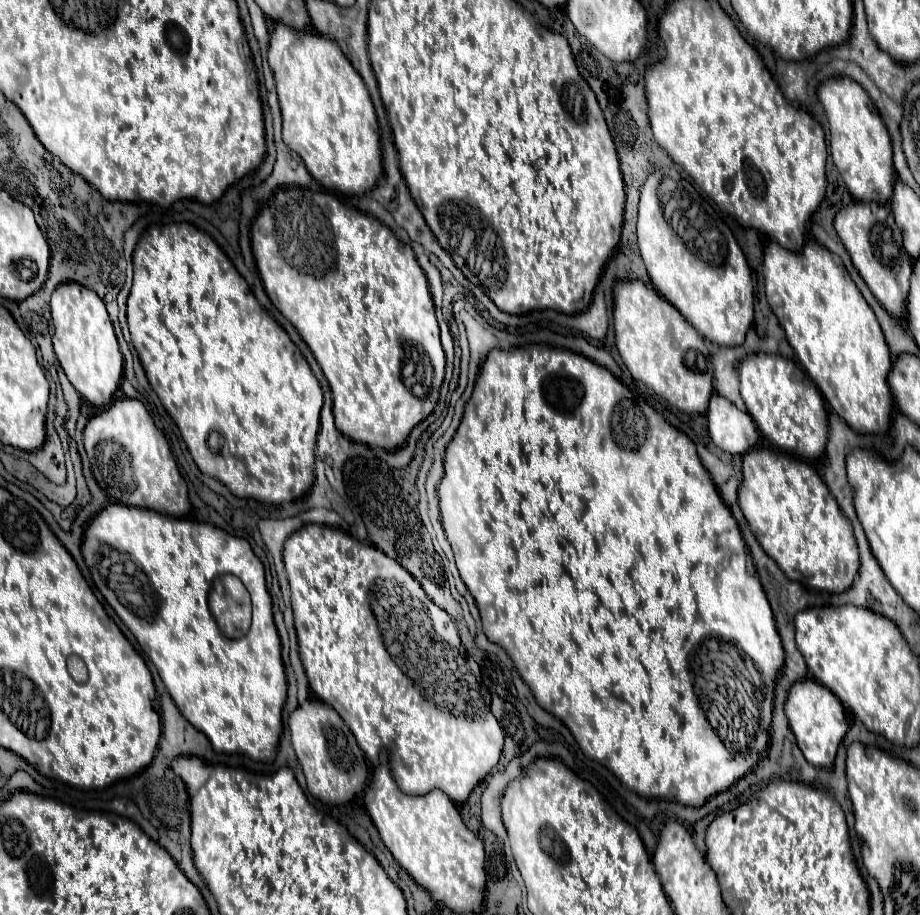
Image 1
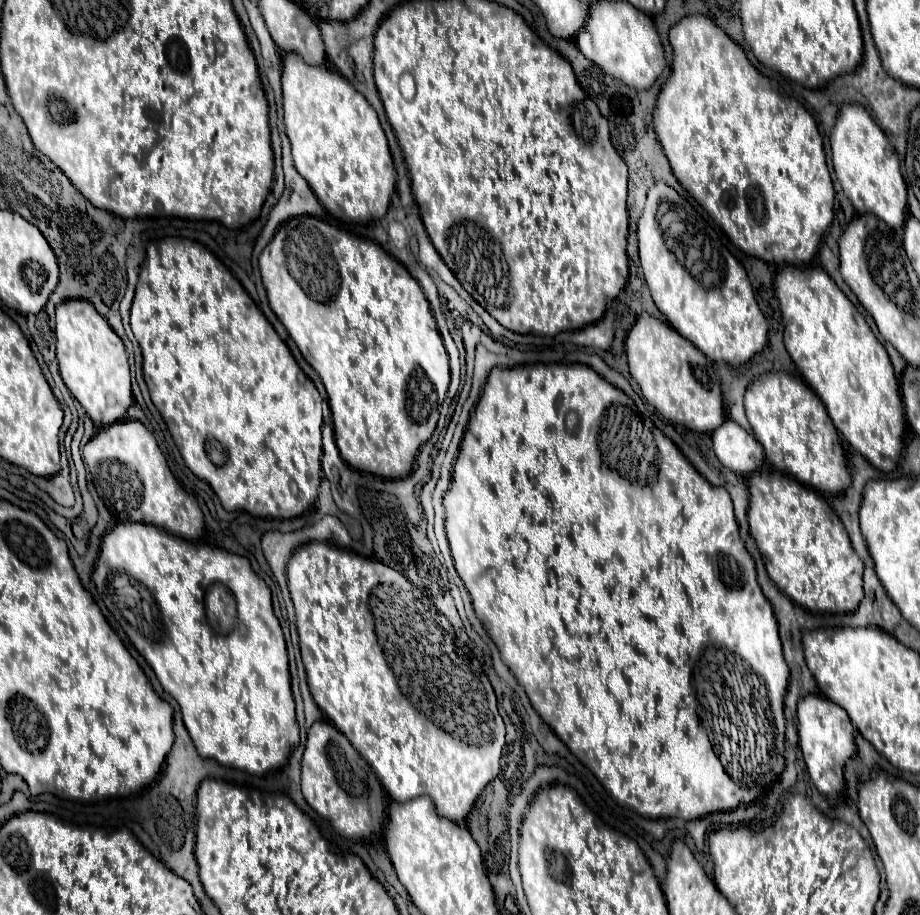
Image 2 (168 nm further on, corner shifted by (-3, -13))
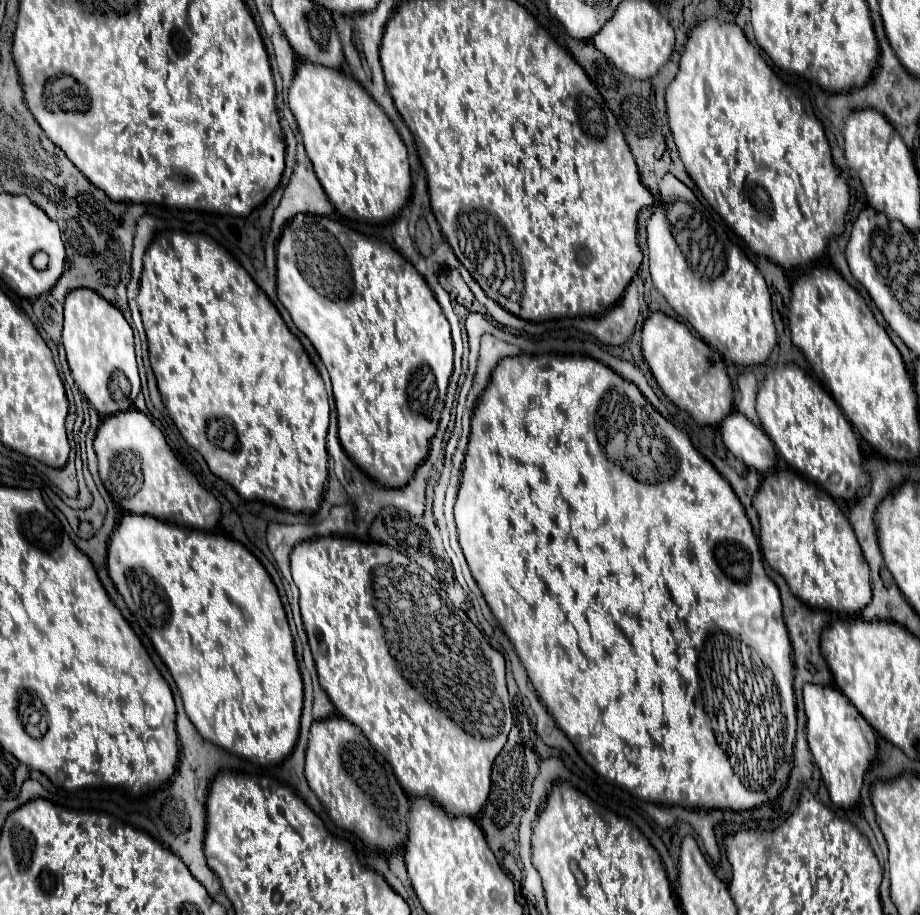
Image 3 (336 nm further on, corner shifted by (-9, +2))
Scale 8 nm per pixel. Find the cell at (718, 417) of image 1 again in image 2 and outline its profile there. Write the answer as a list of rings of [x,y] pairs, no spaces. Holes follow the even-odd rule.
[[[730,418],[714,430],[712,442],[716,458],[732,472],[748,476],[764,464],[764,450],[758,440]]]

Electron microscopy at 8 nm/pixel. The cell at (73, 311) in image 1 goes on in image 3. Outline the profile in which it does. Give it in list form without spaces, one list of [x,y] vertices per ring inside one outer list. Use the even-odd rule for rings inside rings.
[[[74,289],[64,301],[64,333],[68,365],[78,389],[100,415],[114,415],[134,405],[140,393],[140,377],[134,355],[134,333],[124,315],[92,289]],[[118,371],[118,391],[110,391],[114,373]]]

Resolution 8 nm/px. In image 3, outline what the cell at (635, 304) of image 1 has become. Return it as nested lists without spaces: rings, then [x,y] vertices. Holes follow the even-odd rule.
[[[662,311],[650,313],[642,325],[642,353],[644,353],[646,363],[650,365],[650,371],[656,379],[658,387],[662,389],[662,393],[682,411],[690,413],[698,425],[718,425],[732,411],[732,385],[730,385],[730,377],[726,373],[722,355],[718,351],[714,351],[698,335],[692,335],[692,331],[684,323],[676,321],[674,317],[666,315]]]

